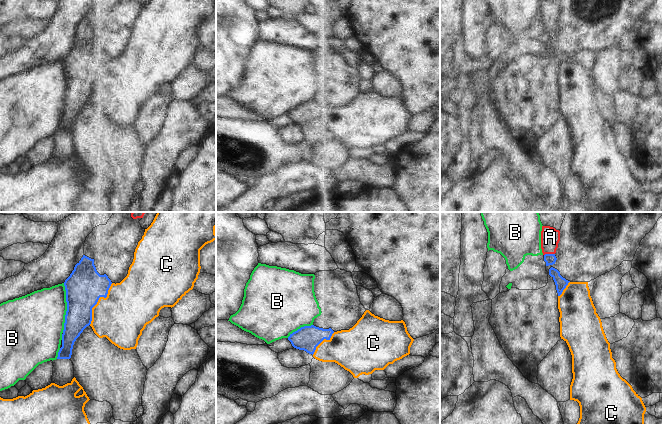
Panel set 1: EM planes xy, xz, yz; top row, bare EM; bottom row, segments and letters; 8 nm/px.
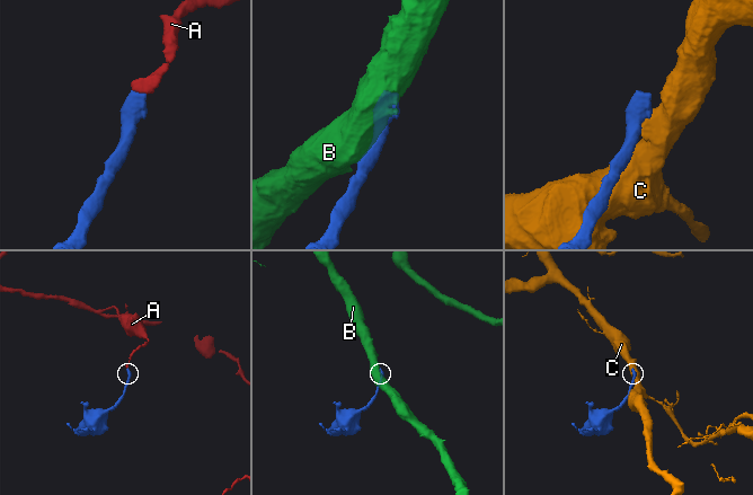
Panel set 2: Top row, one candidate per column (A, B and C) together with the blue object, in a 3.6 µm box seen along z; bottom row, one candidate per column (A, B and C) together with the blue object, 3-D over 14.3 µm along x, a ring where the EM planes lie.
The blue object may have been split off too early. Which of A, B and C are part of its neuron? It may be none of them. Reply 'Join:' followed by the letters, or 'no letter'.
Join: A

